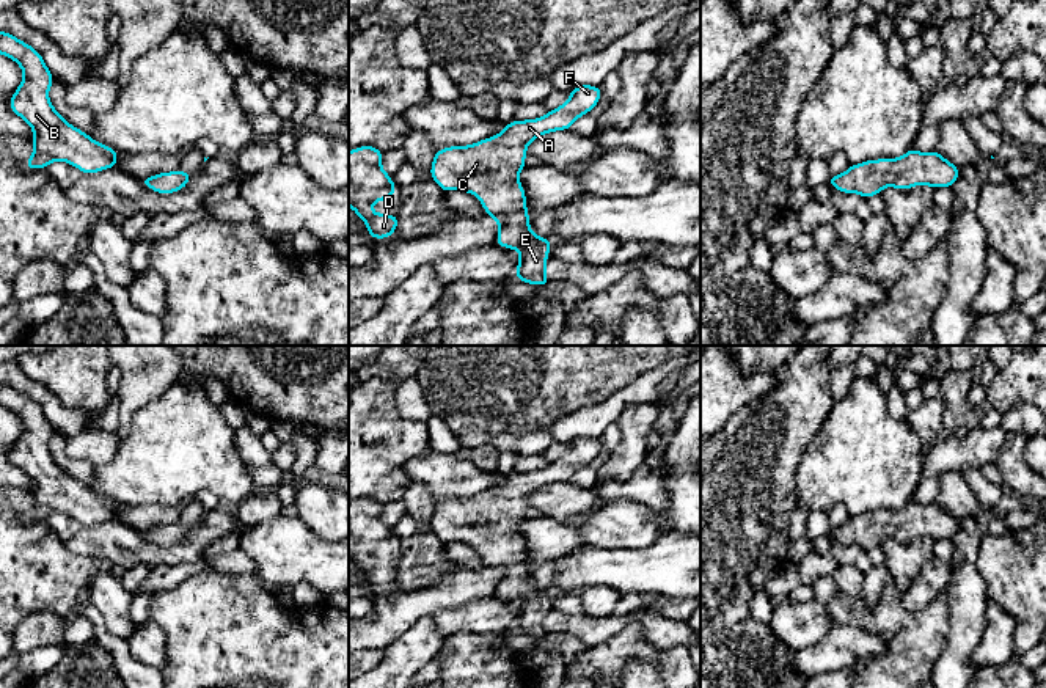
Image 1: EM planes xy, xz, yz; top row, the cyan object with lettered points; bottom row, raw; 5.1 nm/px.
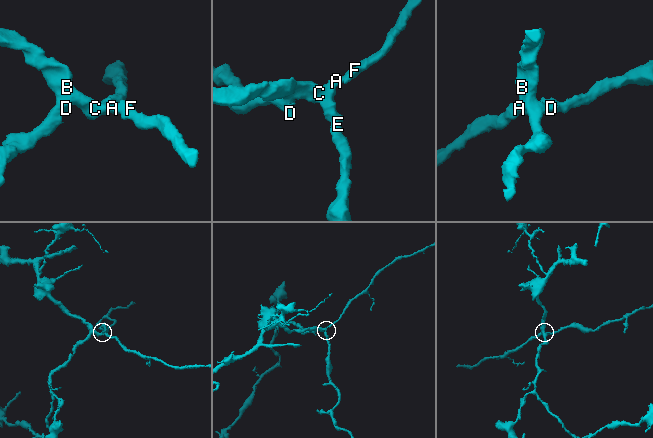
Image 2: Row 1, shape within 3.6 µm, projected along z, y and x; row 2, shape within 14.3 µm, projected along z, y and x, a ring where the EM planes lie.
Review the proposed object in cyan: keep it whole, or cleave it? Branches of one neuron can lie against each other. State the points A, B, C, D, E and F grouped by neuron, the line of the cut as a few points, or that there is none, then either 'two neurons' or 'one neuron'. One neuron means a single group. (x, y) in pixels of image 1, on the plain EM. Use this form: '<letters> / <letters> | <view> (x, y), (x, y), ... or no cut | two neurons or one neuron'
A B C D E F | no cut | one neuron

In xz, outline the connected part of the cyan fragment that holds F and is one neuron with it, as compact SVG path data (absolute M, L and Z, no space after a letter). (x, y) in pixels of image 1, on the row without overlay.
M580 437L558 460L537 471L514 471L504 482L468 498L441 500L433 506L430 529L443 543L459 542L476 547L490 567L499 575L495 595L520 605L515 630L534 638L545 638L550 589L537 589L529 578L526 545L518 532L526 518L528 496L572 476L602 451L602 440Z

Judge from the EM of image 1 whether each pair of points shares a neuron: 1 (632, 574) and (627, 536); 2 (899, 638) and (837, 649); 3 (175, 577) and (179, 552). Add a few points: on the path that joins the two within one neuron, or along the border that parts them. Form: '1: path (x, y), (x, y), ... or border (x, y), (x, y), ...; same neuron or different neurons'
1: border (661, 533), (641, 548), (592, 545); different neurons
2: border (850, 627), (878, 633), (885, 641), (886, 651); different neurons
3: border (203, 558), (193, 563), (156, 564), (153, 567); different neurons

